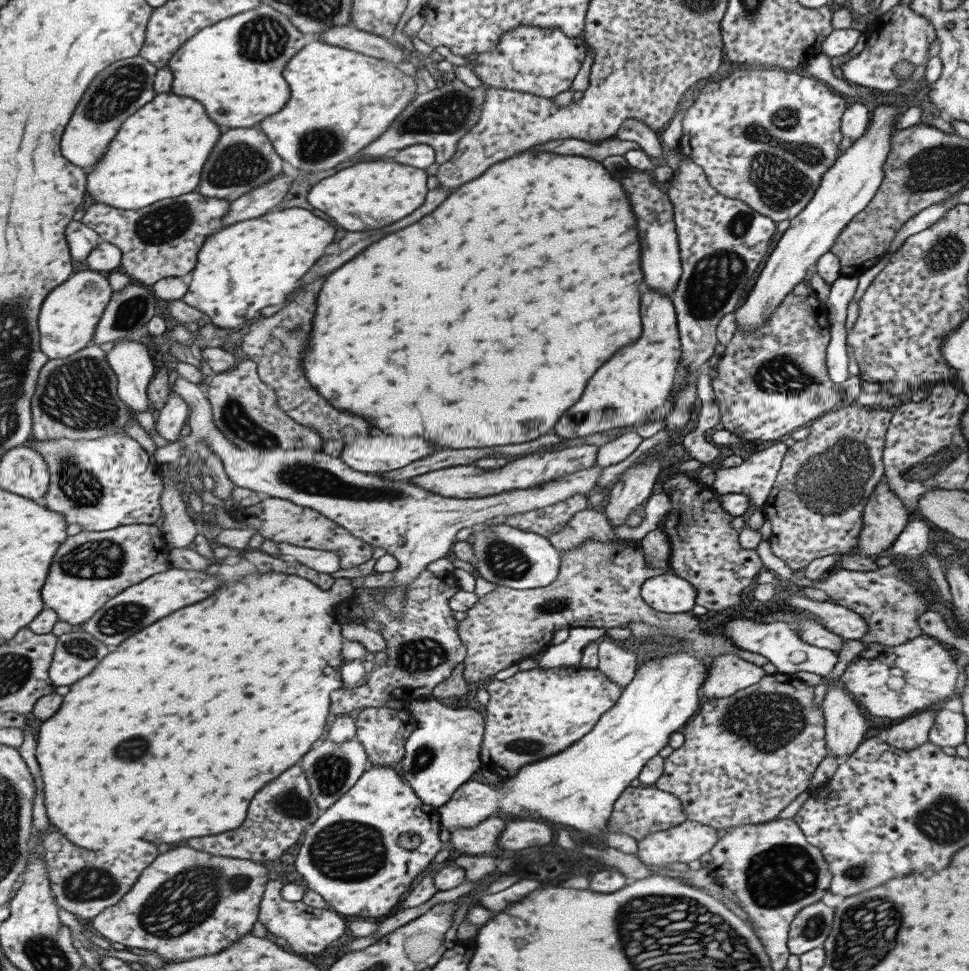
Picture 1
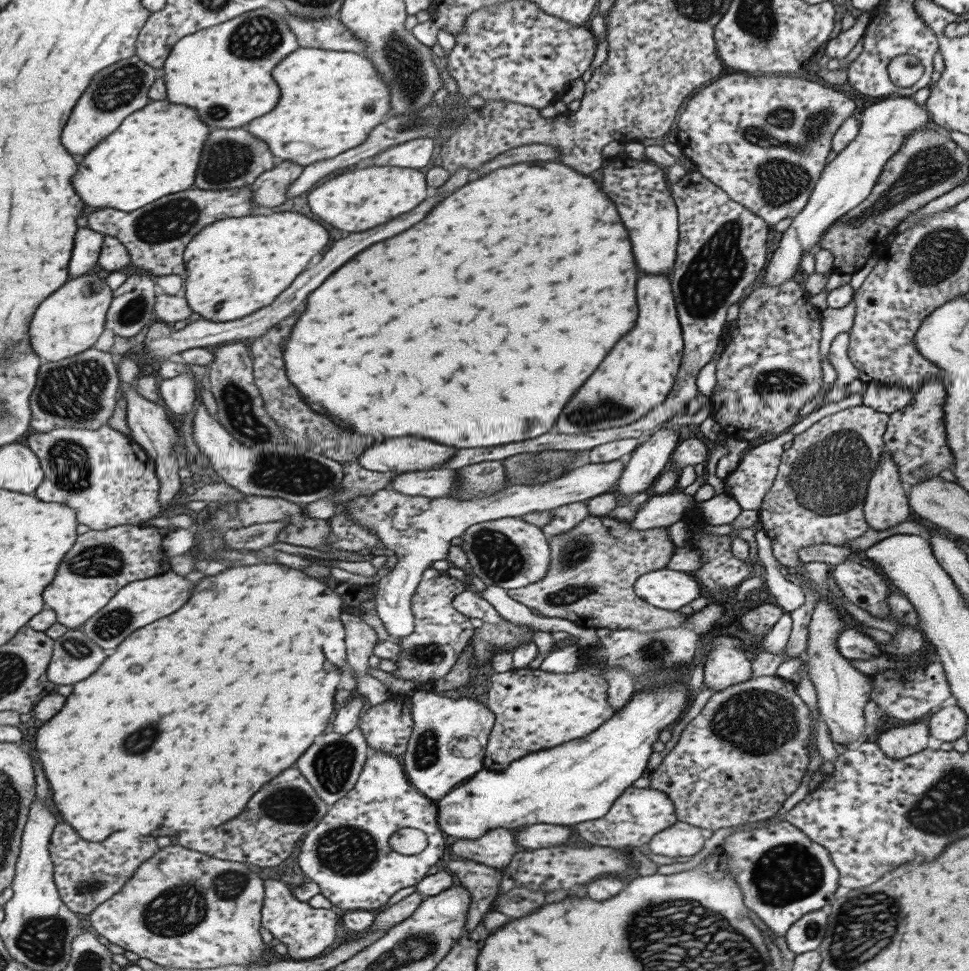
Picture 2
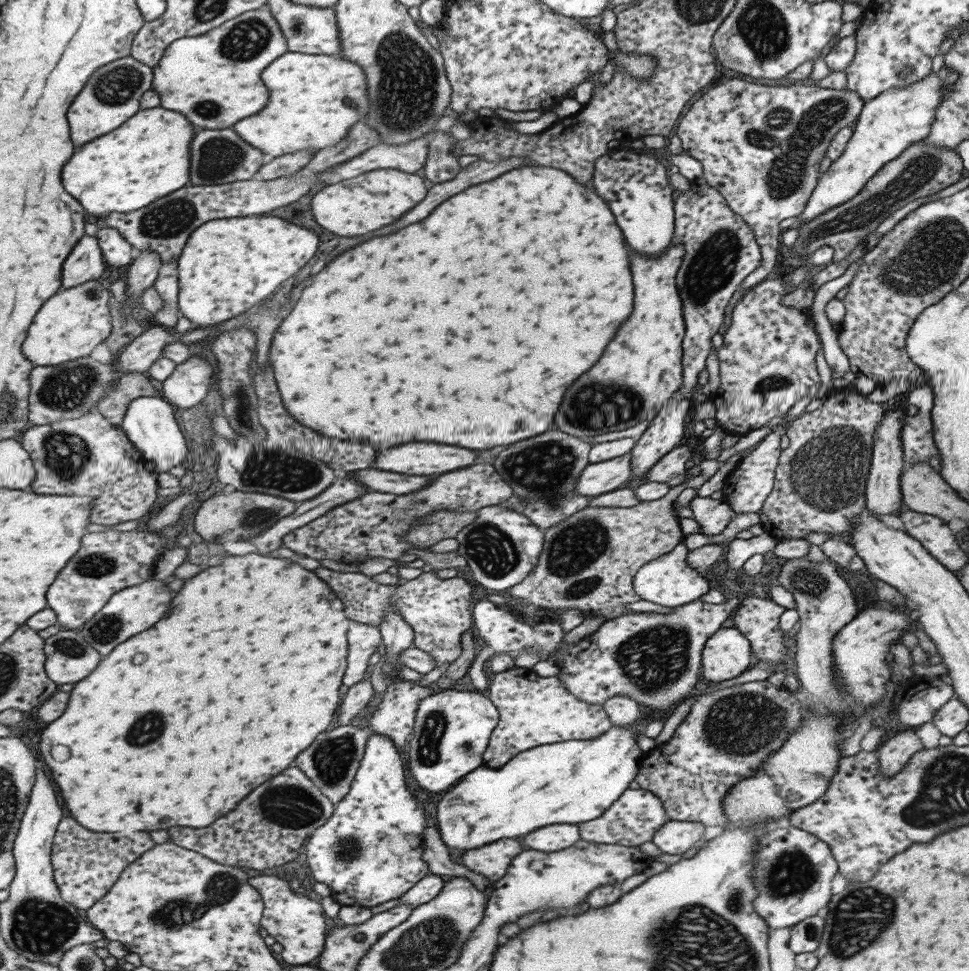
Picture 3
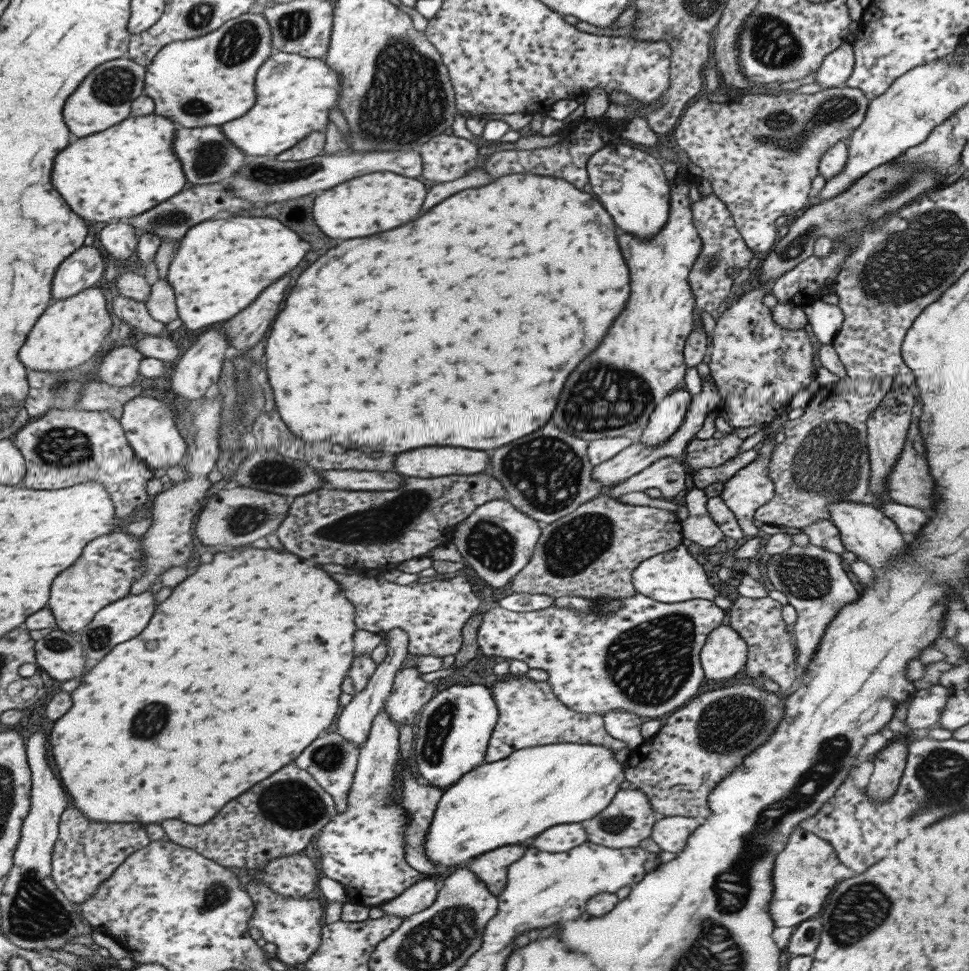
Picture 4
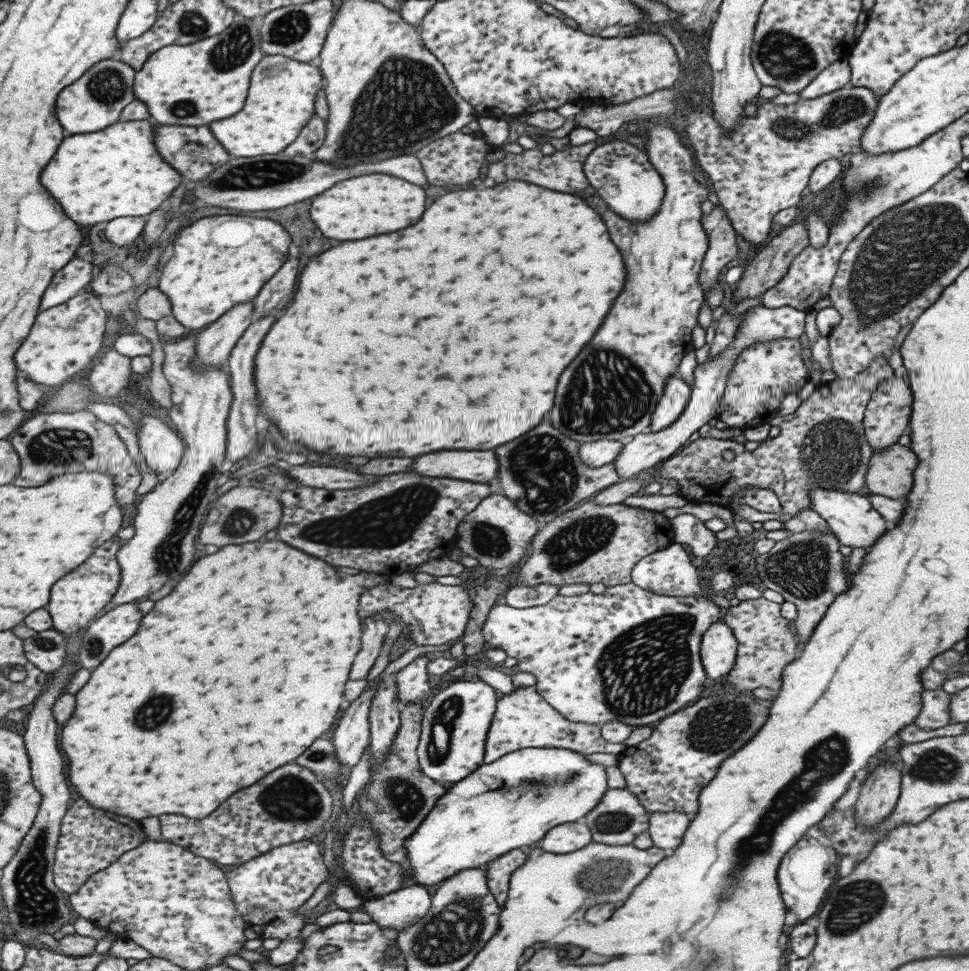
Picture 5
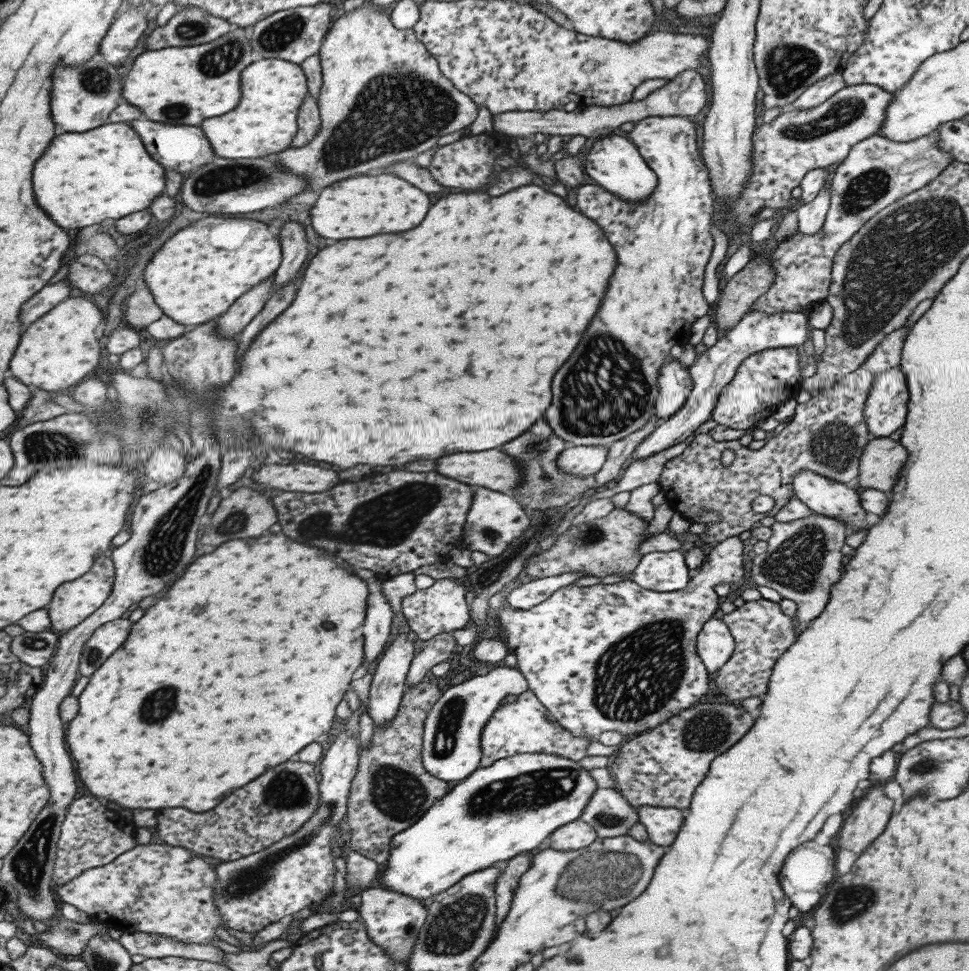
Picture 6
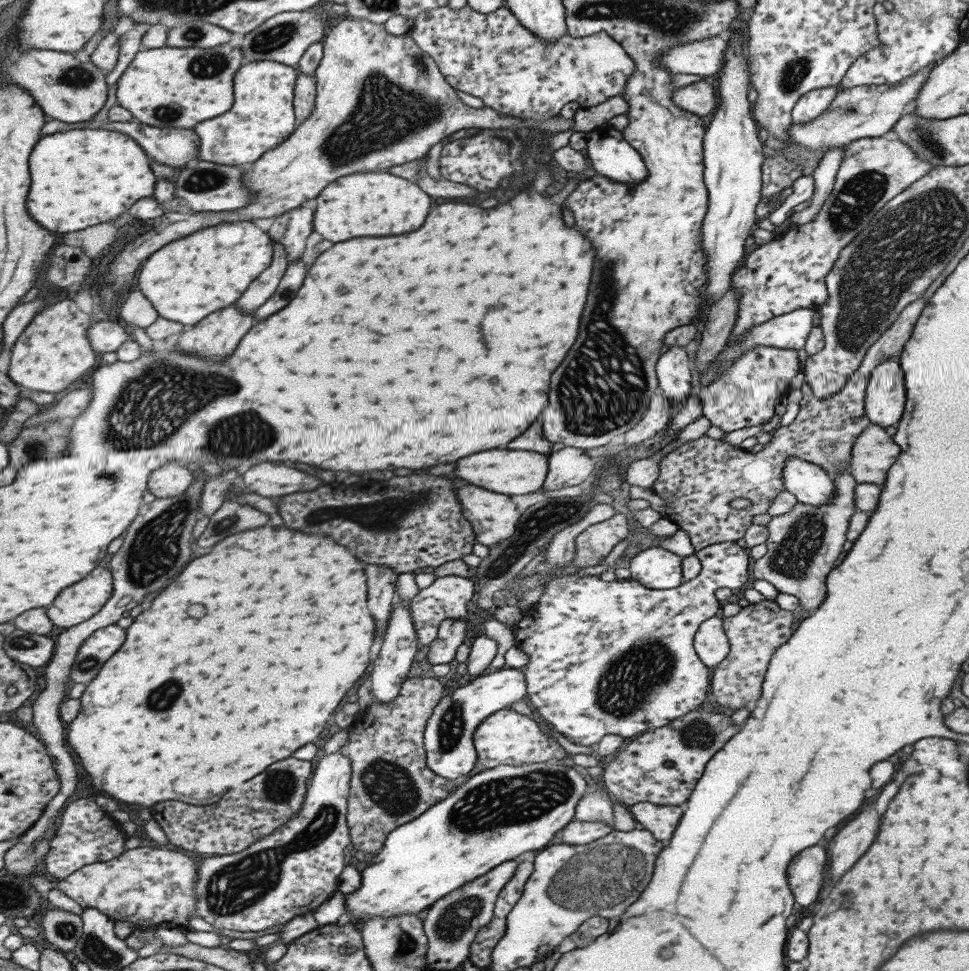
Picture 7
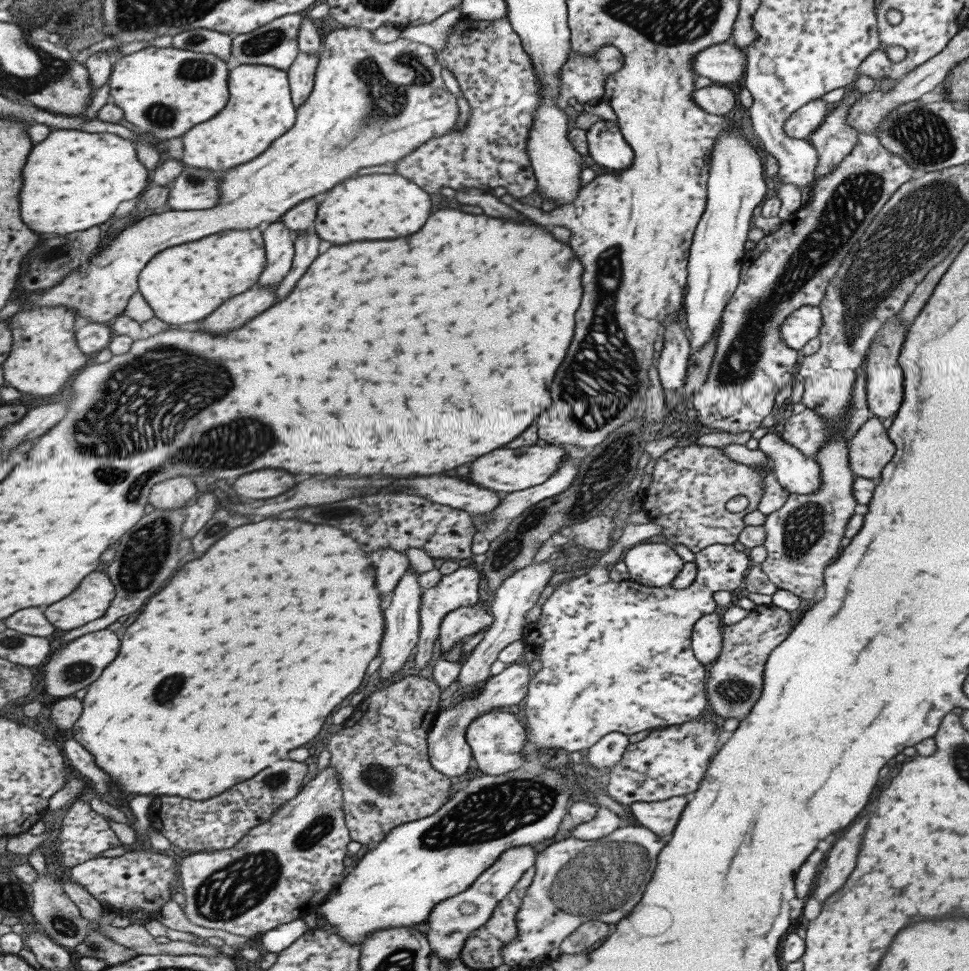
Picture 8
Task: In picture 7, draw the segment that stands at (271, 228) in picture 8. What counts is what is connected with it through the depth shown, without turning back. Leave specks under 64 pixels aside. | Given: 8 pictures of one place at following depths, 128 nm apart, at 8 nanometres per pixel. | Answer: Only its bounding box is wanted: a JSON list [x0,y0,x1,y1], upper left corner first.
[235,240,287,314]

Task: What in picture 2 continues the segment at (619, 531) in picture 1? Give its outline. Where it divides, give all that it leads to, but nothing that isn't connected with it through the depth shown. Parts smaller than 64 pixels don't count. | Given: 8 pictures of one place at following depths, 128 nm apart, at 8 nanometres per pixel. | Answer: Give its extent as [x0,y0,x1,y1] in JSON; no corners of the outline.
[630,491,694,530]

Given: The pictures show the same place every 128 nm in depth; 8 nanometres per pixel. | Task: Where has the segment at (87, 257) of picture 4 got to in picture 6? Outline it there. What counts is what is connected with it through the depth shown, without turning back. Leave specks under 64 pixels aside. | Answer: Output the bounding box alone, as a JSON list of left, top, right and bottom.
[18,276,70,330]

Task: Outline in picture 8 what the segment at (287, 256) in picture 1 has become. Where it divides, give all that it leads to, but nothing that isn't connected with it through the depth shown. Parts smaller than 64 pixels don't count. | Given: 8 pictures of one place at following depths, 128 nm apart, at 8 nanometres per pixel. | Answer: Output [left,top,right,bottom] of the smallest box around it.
[139,227,266,324]

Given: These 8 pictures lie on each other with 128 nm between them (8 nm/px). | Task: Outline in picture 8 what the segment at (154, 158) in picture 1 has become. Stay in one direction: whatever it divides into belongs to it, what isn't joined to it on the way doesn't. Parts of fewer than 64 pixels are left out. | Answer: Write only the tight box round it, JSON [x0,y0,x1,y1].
[19,130,149,234]

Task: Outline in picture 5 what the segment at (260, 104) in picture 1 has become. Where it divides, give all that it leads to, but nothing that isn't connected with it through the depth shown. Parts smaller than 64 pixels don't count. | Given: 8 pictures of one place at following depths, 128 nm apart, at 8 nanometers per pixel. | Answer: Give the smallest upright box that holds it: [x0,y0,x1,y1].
[133,15,263,126]

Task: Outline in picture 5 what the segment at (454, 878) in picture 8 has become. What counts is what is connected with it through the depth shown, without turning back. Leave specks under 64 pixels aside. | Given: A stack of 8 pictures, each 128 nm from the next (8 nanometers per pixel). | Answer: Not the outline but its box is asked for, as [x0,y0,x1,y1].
[404,748,607,887]

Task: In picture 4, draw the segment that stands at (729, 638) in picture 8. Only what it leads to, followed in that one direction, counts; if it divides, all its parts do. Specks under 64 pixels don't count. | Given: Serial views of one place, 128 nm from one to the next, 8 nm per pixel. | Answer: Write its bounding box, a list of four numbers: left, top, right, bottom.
[726,595,797,688]

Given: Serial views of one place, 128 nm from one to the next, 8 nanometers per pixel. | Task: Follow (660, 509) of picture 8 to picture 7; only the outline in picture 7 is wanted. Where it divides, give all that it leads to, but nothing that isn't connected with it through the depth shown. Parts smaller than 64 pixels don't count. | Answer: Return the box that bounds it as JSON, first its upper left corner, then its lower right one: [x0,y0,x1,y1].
[650,298,927,551]

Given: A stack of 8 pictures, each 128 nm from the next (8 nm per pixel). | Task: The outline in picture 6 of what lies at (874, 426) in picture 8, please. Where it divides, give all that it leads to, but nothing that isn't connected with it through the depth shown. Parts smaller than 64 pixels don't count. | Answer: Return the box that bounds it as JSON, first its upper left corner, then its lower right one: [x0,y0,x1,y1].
[858,436,906,493]

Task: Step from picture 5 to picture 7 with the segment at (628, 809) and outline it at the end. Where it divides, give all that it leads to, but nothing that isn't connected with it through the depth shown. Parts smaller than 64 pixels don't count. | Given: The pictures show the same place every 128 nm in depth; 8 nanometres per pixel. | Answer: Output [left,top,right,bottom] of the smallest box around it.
[572,787,615,828]

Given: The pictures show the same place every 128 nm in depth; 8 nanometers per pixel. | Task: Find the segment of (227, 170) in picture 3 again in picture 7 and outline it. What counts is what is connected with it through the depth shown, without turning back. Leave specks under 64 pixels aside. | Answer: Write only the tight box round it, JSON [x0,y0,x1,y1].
[96,121,198,168]

